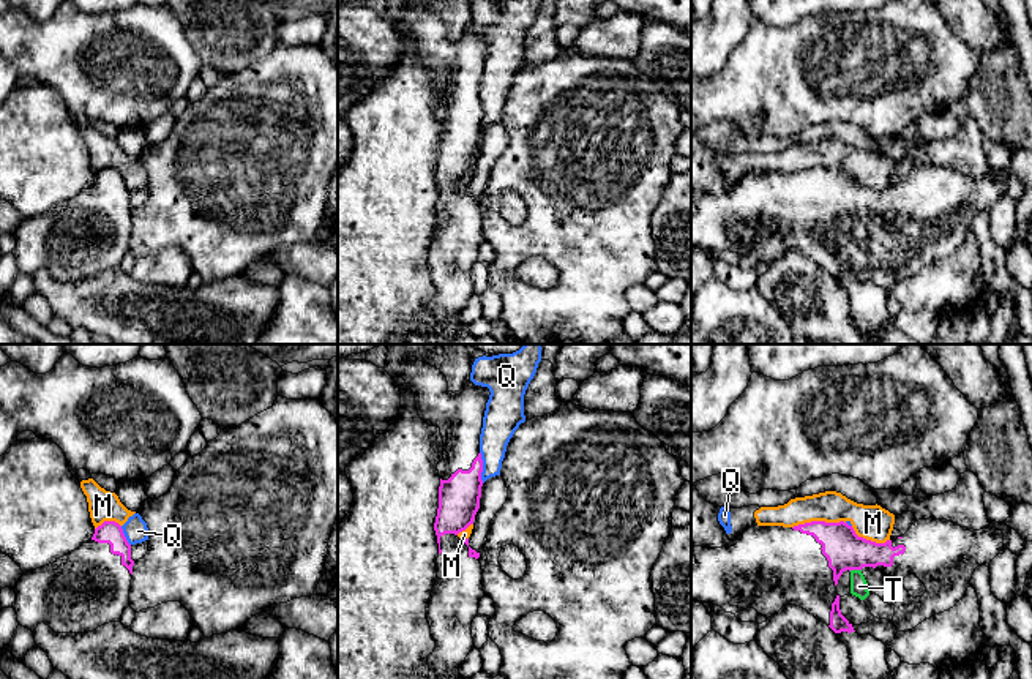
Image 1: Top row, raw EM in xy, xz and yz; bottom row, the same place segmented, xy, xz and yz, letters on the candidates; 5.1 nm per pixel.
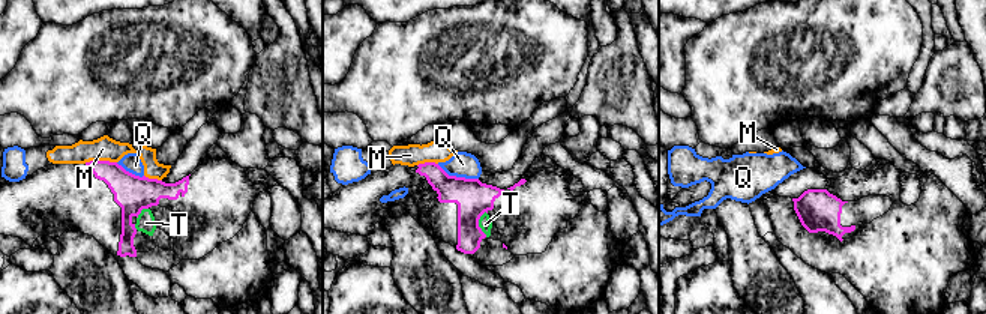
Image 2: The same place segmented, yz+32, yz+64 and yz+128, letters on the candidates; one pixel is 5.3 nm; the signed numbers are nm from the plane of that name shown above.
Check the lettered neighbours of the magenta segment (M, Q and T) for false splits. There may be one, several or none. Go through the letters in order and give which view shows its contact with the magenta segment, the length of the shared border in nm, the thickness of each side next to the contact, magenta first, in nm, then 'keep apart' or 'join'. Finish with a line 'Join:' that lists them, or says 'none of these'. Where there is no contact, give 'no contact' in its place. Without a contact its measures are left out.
M: contact in yz; length 280 nm; calibres 200 and 160 nm; keep apart
Q: contact in xz; length 160 nm; calibres 200 and 180 nm; keep apart
T: contact in yz; length 60 nm; calibres 200 and 90 nm; join
Join: T

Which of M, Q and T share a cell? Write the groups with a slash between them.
M Q / T

